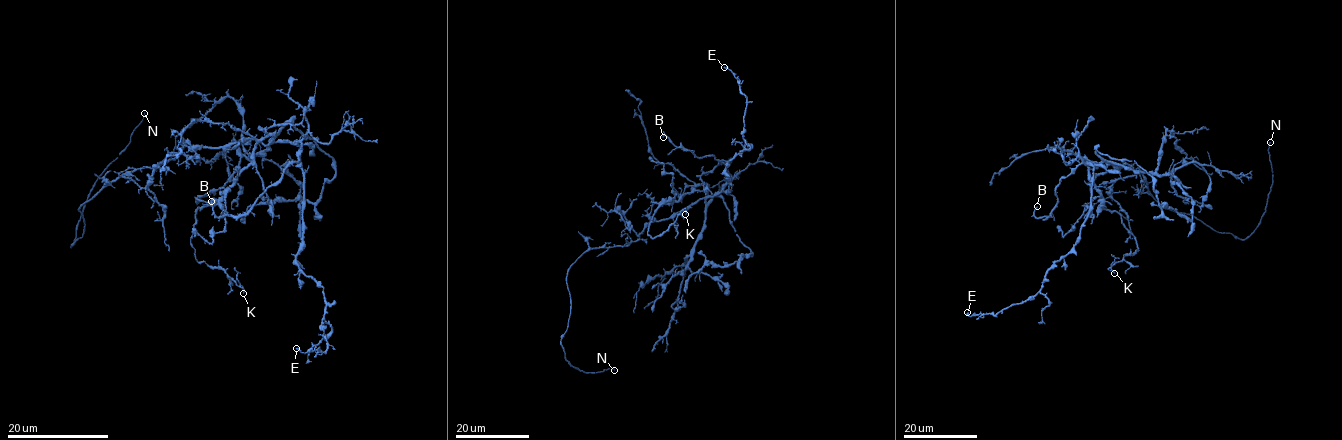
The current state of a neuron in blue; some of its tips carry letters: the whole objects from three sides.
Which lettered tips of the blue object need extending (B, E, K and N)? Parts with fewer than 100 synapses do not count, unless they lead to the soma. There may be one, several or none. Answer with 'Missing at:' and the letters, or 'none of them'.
Missing at: N

